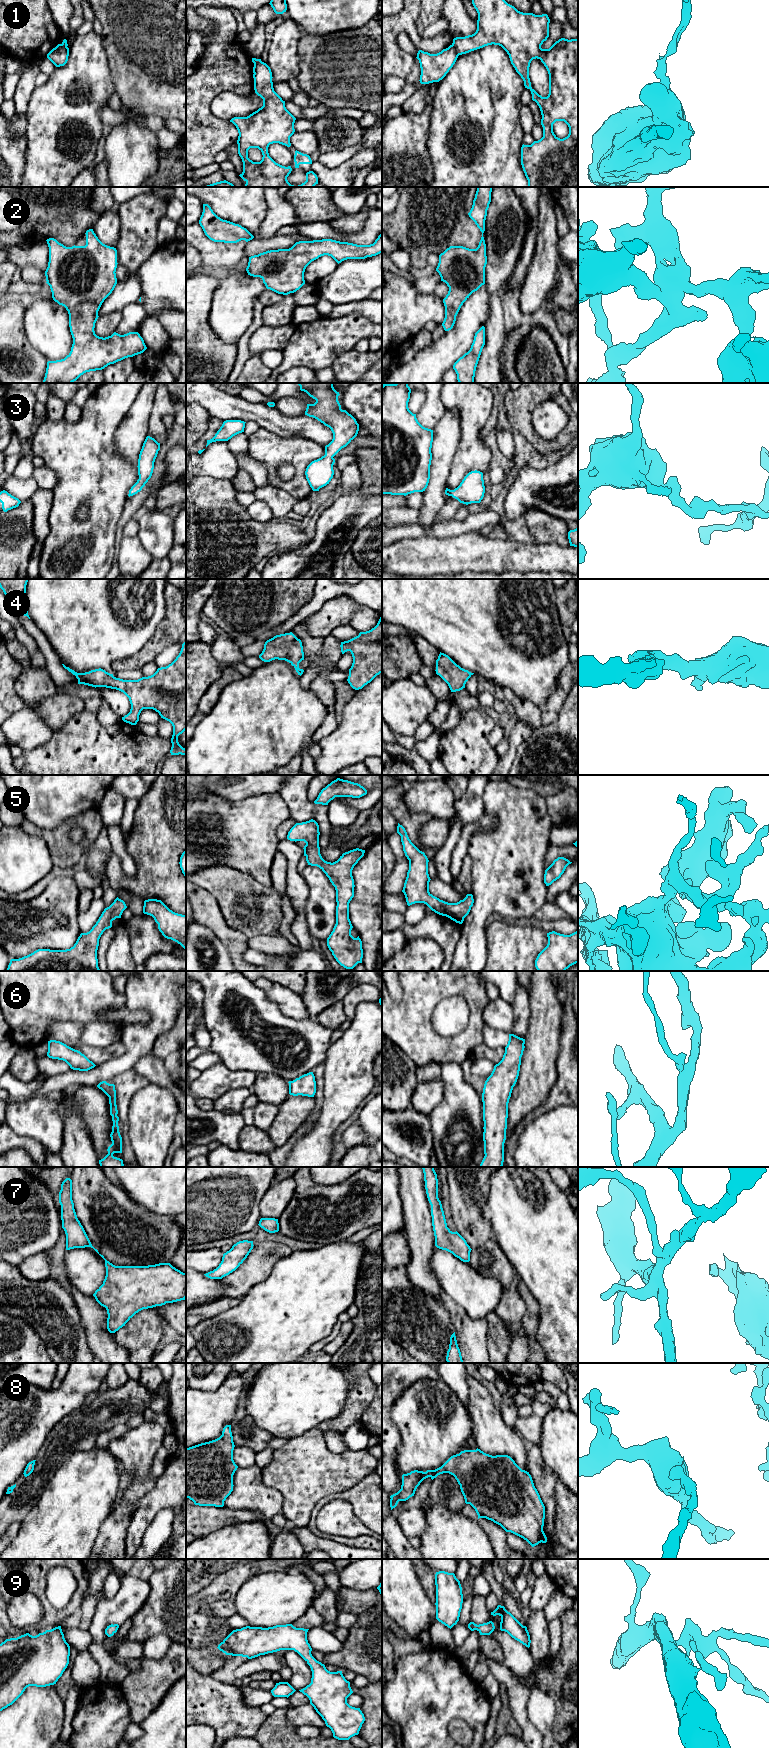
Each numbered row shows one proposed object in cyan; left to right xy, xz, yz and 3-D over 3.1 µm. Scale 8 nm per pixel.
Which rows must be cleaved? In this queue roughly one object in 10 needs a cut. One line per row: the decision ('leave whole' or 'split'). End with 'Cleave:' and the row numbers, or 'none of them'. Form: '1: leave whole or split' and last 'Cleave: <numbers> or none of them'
1: split
2: leave whole
3: leave whole
4: leave whole
5: leave whole
6: leave whole
7: leave whole
8: leave whole
9: leave whole
Cleave: 1

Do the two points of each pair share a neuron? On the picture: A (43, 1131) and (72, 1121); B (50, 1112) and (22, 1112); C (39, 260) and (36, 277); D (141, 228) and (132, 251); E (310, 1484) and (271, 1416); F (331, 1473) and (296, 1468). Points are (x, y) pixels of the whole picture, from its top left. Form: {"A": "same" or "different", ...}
{"A": "different", "B": "same", "C": "different", "D": "same", "E": "different", "F": "same"}

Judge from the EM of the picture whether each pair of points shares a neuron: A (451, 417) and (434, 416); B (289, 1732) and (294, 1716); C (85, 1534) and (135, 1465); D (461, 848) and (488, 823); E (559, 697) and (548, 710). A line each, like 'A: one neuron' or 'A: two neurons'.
A: two neurons
B: two neurons
C: two neurons
D: one neuron
E: one neuron

